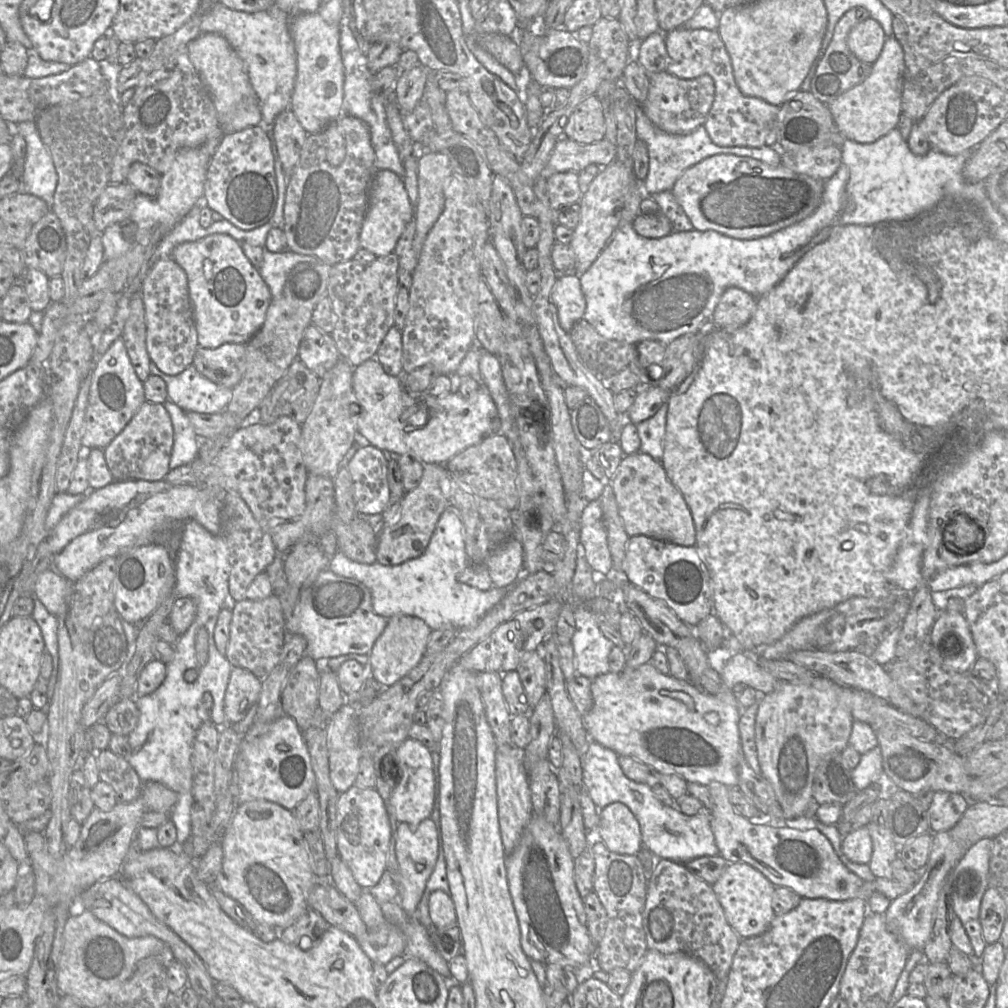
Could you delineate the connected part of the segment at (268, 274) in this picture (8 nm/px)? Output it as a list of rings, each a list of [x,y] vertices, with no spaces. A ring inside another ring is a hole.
[[[263,248],[263,262],[258,271],[267,284],[272,298],[282,294],[283,287],[289,272],[301,262],[316,263],[319,259],[312,256],[301,255],[287,250],[273,253]]]

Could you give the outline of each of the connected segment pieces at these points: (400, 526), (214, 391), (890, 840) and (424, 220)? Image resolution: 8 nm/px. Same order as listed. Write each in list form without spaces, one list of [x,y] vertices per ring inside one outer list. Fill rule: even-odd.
[[[424,464],[424,470],[419,485],[406,492],[402,499],[402,507],[396,520],[385,524],[378,534],[376,560],[382,565],[395,566],[421,556],[435,531],[437,522],[449,502],[441,491],[439,480],[445,466],[439,464]]]
[[[151,362],[150,372],[166,384],[168,399],[185,412],[216,414],[226,410],[232,389],[220,386],[189,366],[178,375],[170,376]]]
[[[871,821],[865,826],[871,836],[873,853],[868,866],[871,872],[880,878],[893,880],[892,862],[898,858],[898,845],[891,831]]]
[[[445,152],[420,153],[418,156],[418,200],[415,205],[416,232],[412,248],[420,254],[425,238],[444,208],[444,186],[453,175]]]

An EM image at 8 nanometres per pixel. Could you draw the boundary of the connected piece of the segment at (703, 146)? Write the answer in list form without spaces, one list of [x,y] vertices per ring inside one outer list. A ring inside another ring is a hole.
[[[641,105],[636,110],[636,131],[638,139],[643,140],[649,154],[649,170],[646,179],[642,182],[642,190],[646,195],[671,191],[676,180],[686,169],[717,154],[750,157],[773,167],[782,165],[781,151],[777,147],[719,146],[711,140],[704,126],[699,126],[692,132],[682,135],[661,131],[646,116]]]

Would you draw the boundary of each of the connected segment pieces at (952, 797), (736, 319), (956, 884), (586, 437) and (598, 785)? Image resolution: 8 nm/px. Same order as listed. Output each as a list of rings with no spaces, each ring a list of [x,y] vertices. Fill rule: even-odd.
[[[937,791],[928,809],[931,831],[940,832],[952,828],[969,806],[964,794]]]
[[[729,287],[721,296],[709,323],[723,330],[738,329],[752,318],[756,305],[756,297],[743,289]]]
[[[984,838],[979,840],[961,858],[950,876],[952,908],[966,930],[976,958],[982,956],[987,946],[983,938],[979,913],[982,898],[989,888],[988,874],[992,847],[992,839]]]
[[[587,396],[570,409],[571,424],[581,446],[589,451],[612,440],[610,424],[595,401]]]
[[[592,740],[581,756],[581,766],[585,790],[598,810],[613,802],[627,806],[640,824],[644,847],[657,857],[685,864],[702,856],[720,854],[710,824],[710,812],[704,806],[698,814],[688,816],[680,809],[664,805],[655,797],[650,786],[626,777],[616,752]]]

